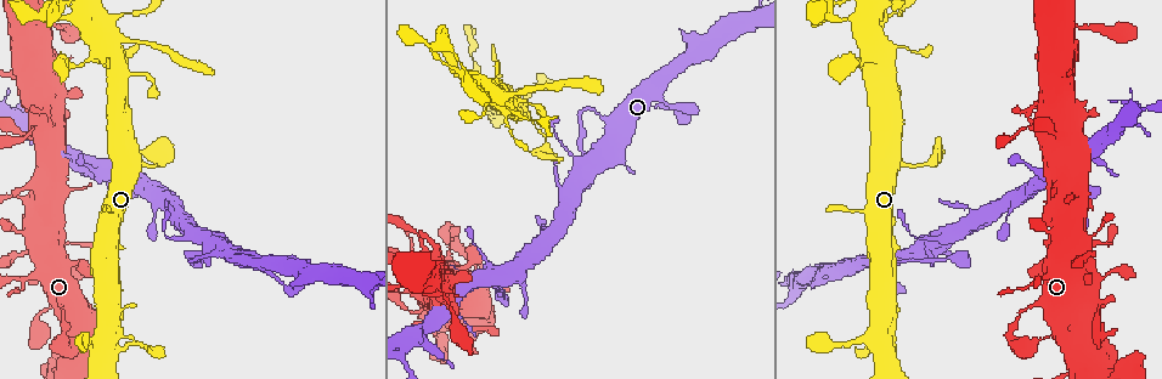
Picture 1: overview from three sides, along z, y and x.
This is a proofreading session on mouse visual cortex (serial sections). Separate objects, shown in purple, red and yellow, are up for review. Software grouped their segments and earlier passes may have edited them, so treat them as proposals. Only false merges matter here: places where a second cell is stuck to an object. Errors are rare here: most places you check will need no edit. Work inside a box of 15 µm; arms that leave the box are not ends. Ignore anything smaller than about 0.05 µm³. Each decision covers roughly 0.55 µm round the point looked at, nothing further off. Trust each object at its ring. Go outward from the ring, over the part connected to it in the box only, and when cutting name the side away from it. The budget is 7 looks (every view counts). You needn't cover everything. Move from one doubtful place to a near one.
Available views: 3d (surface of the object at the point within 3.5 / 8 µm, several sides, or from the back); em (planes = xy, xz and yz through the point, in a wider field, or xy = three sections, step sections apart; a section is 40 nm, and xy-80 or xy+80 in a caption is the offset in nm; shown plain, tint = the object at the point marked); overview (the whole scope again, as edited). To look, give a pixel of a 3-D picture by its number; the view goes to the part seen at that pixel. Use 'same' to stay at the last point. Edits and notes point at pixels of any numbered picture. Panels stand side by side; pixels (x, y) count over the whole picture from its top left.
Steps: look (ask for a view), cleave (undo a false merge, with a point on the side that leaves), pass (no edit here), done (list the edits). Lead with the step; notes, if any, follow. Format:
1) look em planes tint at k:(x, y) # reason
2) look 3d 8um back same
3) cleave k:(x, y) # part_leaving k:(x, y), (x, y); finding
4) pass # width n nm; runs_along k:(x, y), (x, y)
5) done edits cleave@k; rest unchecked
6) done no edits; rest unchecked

look 3d 3.5um at 1:(107, 267) # thick turns thin

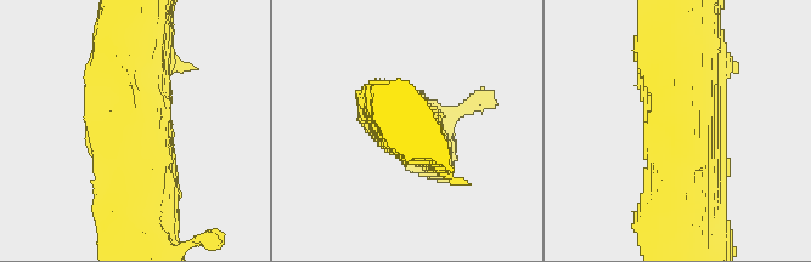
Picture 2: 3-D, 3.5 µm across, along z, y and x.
look em xy step 2 tint at 2:(137, 128)

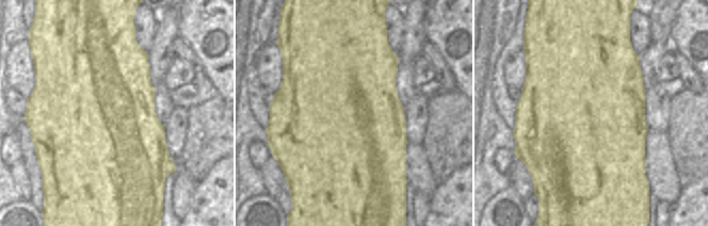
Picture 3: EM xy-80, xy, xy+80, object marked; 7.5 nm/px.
pass # runs_along 2:(131, 49), (139, 216); continuous, no second cell

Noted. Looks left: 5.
look 3d 3.5um at 1:(936, 157) # calibre changes

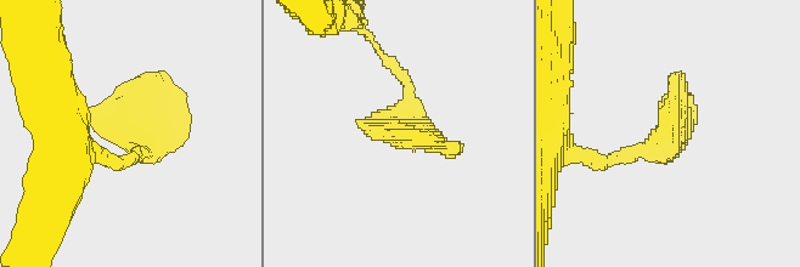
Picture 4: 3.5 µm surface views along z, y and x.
pass # runs_along 4:(606, 163), (669, 136), (681, 77); all the same cell

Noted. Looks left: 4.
look 3d 3.5um at 1:(584, 108) # sharp bend

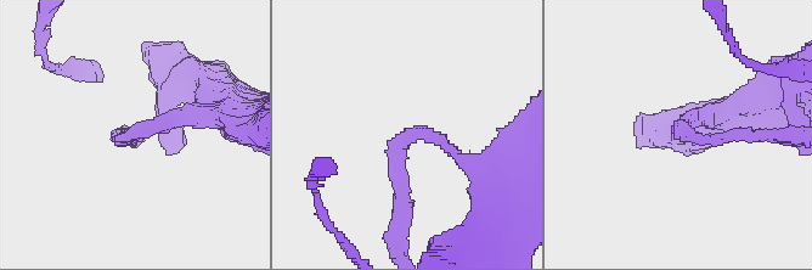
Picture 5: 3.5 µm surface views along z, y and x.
look em xy step 1 tint at 5:(681, 134) # arm_widths 150, 250 nm; shape alone is not enough

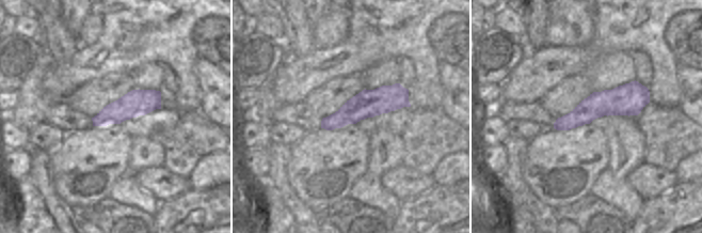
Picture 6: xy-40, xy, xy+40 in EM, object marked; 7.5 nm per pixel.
pass # runs_along 5:(480, 167), (417, 133), (395, 151), (399, 207); one cell here

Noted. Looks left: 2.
done no edits; rest unchecked

